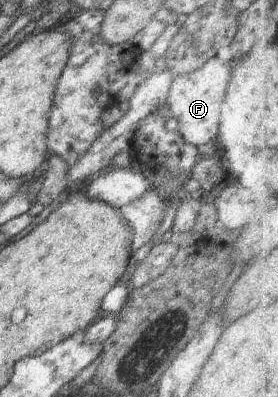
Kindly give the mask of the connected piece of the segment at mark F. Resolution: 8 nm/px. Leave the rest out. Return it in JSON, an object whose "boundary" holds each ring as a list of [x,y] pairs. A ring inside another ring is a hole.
{"boundary":[[[218,57],[206,61],[196,71],[173,79],[166,104],[169,106],[170,116],[178,121],[178,131],[186,143],[199,147],[217,139],[216,135],[220,129],[219,120],[222,116],[220,105],[222,105],[228,81],[230,81],[230,67],[222,63]]]}

